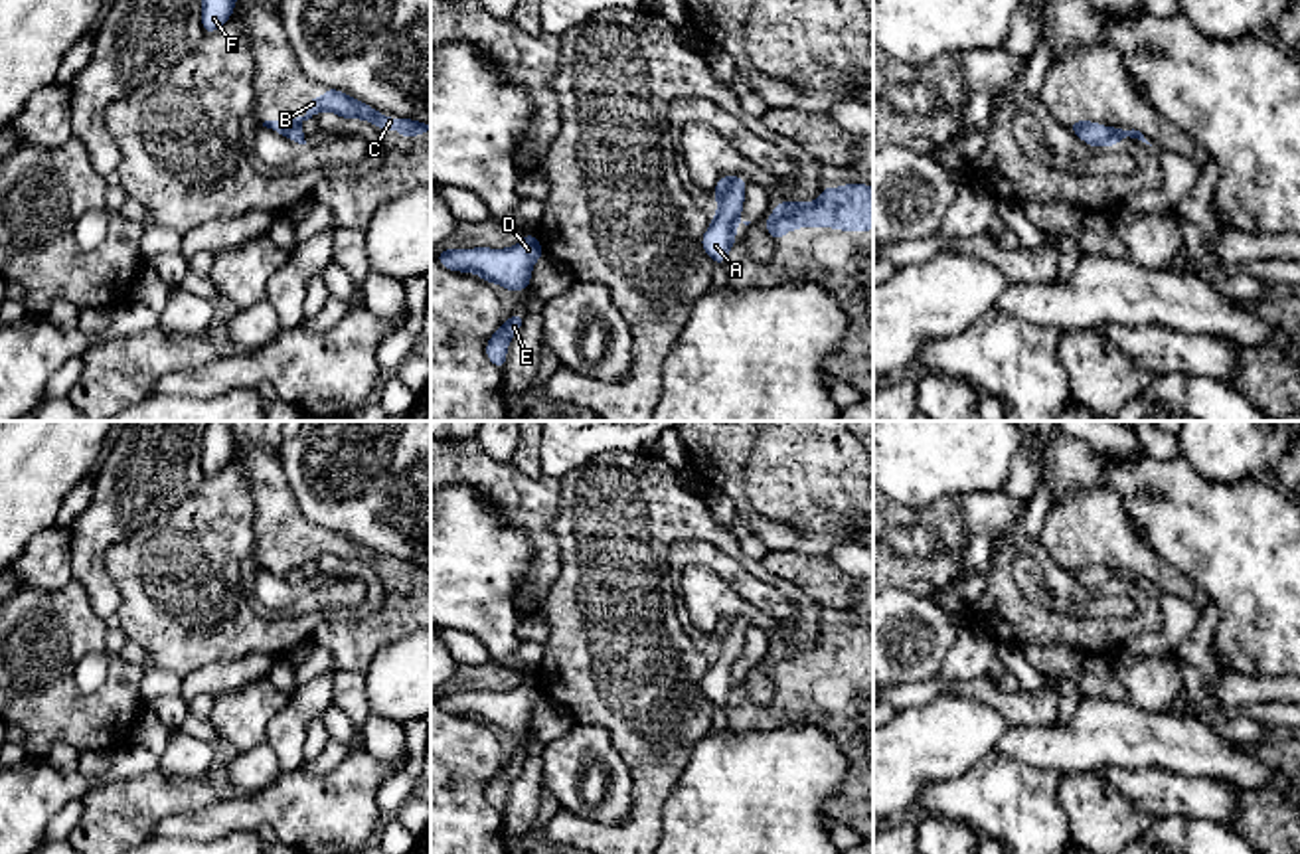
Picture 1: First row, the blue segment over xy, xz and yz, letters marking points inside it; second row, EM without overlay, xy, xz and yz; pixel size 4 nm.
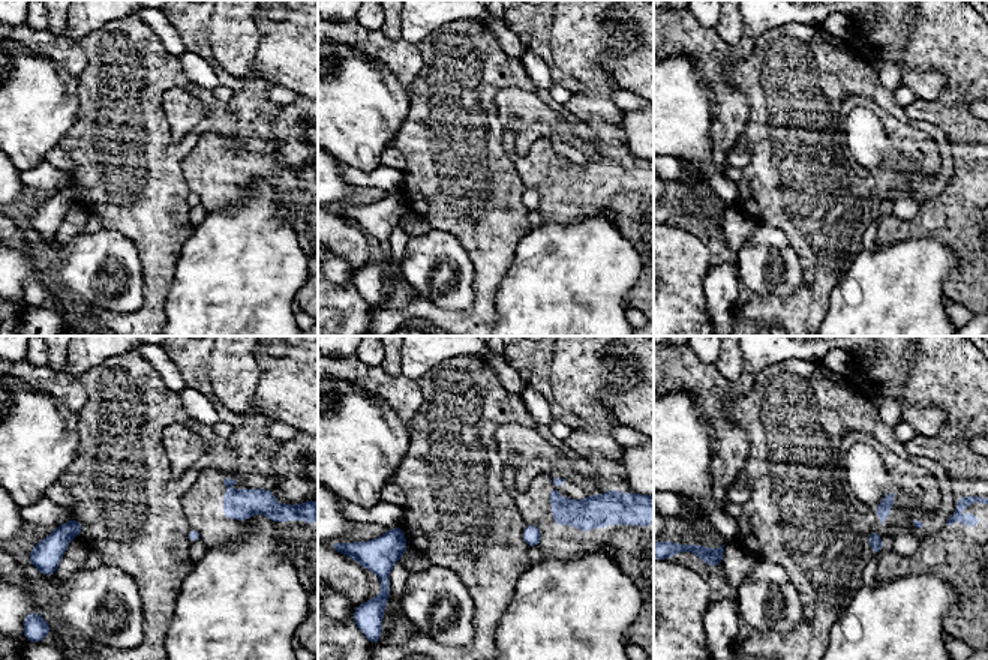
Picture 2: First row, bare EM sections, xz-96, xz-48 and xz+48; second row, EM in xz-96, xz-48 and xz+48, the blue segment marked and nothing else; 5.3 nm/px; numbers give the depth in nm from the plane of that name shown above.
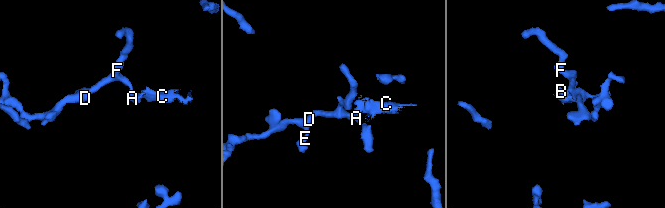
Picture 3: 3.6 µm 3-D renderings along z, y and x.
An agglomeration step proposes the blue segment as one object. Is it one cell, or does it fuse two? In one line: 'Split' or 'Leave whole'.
Split

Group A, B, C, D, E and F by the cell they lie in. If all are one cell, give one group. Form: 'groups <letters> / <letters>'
groups A D E F / B C

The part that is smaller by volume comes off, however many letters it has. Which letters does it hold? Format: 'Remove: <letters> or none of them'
Remove: B, C

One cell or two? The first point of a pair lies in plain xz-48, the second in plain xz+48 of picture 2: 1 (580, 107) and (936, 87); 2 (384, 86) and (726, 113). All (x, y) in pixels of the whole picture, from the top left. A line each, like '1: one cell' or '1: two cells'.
1: two cells
2: two cells

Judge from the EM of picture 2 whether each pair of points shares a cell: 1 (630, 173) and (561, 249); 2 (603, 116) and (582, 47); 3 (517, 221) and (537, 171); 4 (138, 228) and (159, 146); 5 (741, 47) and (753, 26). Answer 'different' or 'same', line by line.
1: different
2: same
3: different
4: same
5: different

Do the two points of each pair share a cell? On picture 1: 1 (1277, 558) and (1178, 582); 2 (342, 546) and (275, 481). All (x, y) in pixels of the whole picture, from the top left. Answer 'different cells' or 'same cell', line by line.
1: different cells
2: same cell

